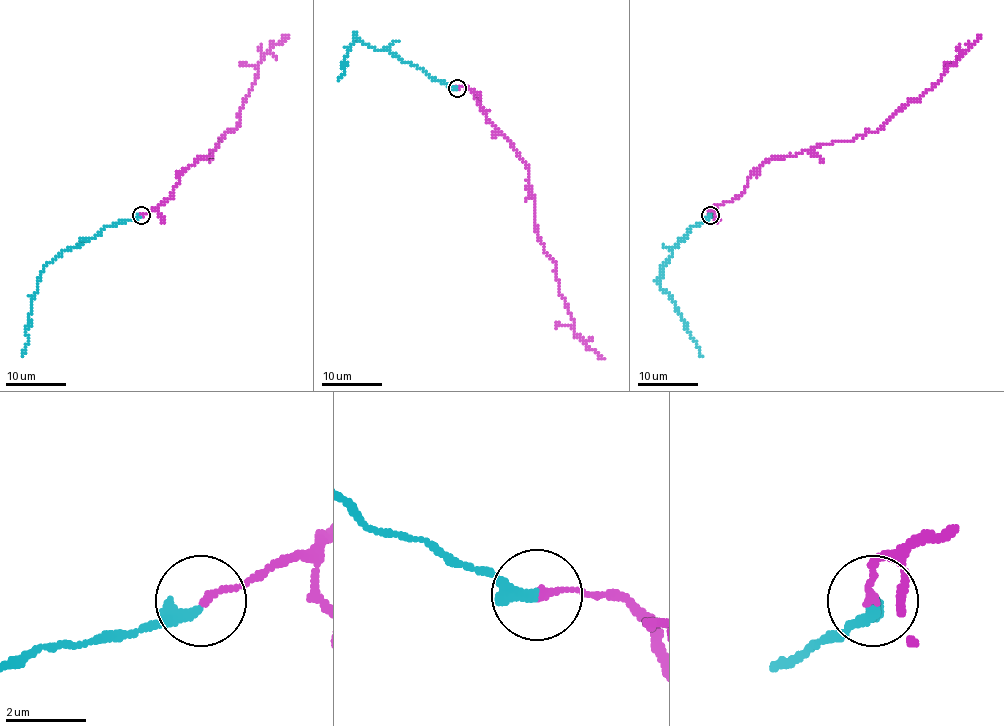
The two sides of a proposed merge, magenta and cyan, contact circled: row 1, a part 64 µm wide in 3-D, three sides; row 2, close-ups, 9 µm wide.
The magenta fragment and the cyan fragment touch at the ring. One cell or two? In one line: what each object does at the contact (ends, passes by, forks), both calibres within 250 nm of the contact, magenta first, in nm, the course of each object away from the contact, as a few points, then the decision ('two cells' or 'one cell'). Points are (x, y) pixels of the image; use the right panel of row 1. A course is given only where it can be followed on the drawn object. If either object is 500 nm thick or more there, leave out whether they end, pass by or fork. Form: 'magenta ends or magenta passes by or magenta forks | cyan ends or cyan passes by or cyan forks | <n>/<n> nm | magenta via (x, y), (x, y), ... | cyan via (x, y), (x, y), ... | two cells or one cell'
magenta ends | cyan ends | 170/340 nm | magenta via (710, 214), (716, 205), (739, 196), (748, 177), (771, 158), (877, 133), (981, 34) | cyan via (710, 216), (692, 225), (673, 248), (662, 267), (659, 286), (673, 301), (701, 357) | one cell

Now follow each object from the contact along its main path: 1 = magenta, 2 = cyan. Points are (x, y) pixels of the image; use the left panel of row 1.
1: (141, 214), (169, 196), (179, 177), (198, 158), (210, 157), (239, 124), (257, 65), (289, 34)
2: (141, 216), (106, 225), (95, 236), (67, 248), (44, 267), (32, 301), (26, 331), (29, 340), (21, 357)

